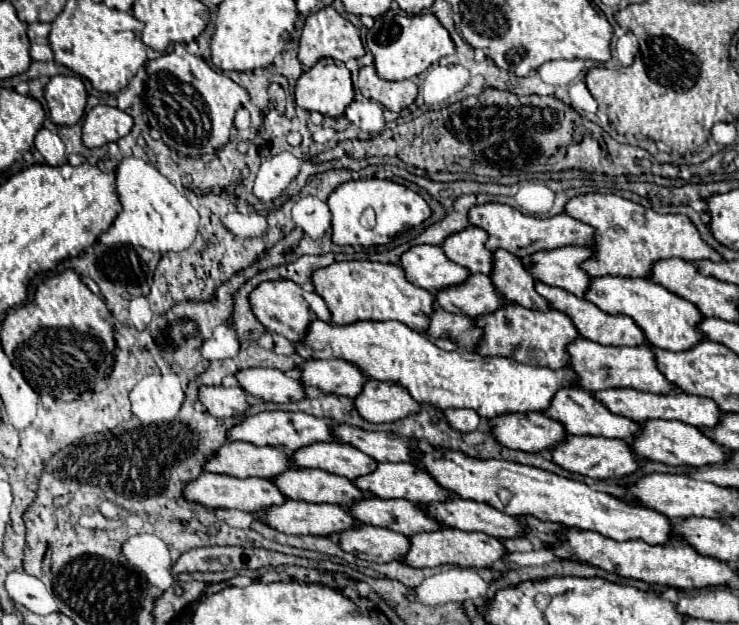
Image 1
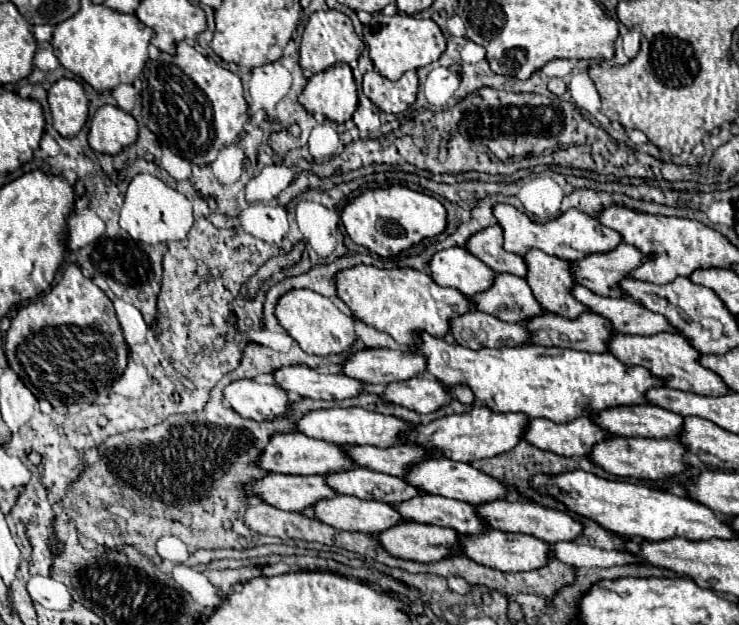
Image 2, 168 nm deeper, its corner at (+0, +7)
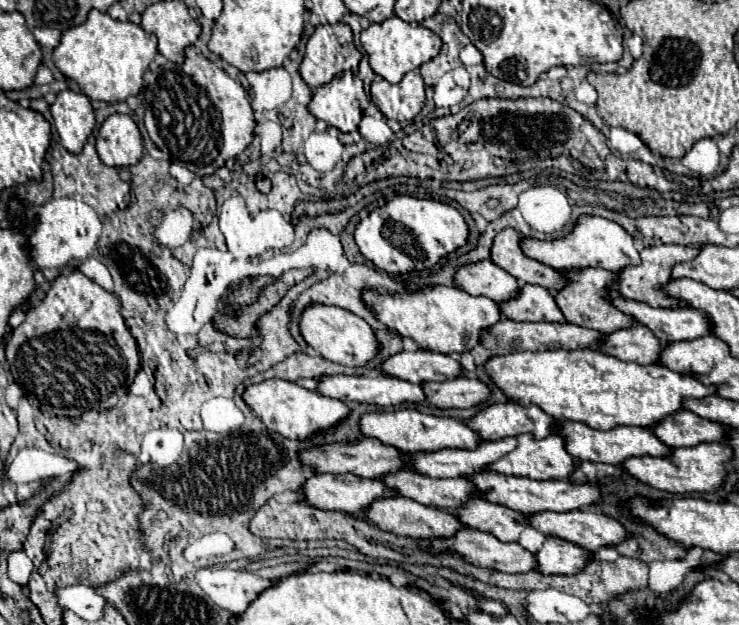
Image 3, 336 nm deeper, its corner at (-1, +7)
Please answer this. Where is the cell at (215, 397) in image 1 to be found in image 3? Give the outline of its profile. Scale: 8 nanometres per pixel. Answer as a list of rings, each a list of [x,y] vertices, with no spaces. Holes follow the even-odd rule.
[[[266,380],[262,384],[252,384],[244,392],[244,400],[270,430],[282,434],[284,438],[300,442],[308,440],[318,432],[328,432],[336,428],[338,424],[344,422],[344,418],[350,416],[350,408],[344,402],[322,396],[320,392],[306,390],[288,380]]]

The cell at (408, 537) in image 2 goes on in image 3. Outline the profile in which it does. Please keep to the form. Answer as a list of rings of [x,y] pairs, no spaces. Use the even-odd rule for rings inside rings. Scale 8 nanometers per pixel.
[[[468,528],[468,532],[460,532],[456,540],[428,540],[426,544],[432,544],[432,548],[456,548],[460,556],[468,556],[468,560],[472,560],[472,564],[480,564],[480,568],[510,574],[530,572],[538,566],[536,556],[518,542],[500,542],[496,536],[472,528]]]

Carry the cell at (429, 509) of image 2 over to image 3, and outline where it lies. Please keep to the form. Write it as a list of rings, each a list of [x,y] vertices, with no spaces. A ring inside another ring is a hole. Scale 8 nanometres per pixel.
[[[476,500],[476,504],[460,508],[460,520],[464,520],[468,528],[492,532],[498,540],[504,542],[518,542],[520,532],[530,526],[528,514],[510,510],[502,504],[492,504],[488,500]]]

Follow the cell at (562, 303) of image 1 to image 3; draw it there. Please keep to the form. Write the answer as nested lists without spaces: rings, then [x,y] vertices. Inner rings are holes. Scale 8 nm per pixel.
[[[612,298],[612,304],[620,308],[620,312],[632,316],[636,322],[648,326],[662,342],[682,342],[682,340],[696,340],[702,336],[712,334],[712,324],[706,312],[696,308],[652,308],[644,302],[626,300],[626,298]]]

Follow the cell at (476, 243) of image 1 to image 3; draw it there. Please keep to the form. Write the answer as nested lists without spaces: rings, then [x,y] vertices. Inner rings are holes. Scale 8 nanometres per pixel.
[[[512,228],[502,230],[494,238],[492,262],[510,272],[520,284],[538,284],[550,292],[558,292],[568,284],[568,278],[562,272],[528,258],[522,252],[520,244],[522,244],[520,232]]]

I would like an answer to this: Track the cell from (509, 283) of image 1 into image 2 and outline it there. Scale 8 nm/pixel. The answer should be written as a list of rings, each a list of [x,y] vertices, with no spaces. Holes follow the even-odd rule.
[[[535,248],[527,250],[523,260],[527,264],[525,280],[543,310],[565,318],[575,318],[587,310],[571,296],[571,284],[575,282],[569,272],[569,262],[547,256]]]

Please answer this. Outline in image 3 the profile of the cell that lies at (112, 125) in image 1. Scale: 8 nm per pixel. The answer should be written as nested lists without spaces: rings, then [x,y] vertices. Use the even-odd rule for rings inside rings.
[[[112,114],[96,136],[96,150],[106,166],[126,168],[142,158],[142,134],[128,114]]]

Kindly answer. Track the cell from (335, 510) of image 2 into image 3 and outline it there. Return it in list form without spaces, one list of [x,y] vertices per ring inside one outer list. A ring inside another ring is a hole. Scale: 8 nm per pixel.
[[[396,498],[396,500],[380,500],[380,504],[372,504],[372,508],[368,508],[368,512],[362,514],[370,524],[376,524],[378,528],[384,528],[396,536],[408,536],[408,538],[416,538],[416,540],[434,540],[434,538],[450,538],[454,536],[460,528],[464,528],[464,524],[460,522],[460,518],[448,510],[442,508],[432,508],[432,506],[424,506],[416,500],[410,498]]]

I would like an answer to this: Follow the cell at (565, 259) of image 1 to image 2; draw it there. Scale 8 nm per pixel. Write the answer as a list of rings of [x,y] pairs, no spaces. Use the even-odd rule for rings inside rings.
[[[621,242],[607,252],[587,254],[581,260],[569,262],[569,270],[577,284],[583,284],[599,296],[623,296],[617,288],[619,280],[643,262],[643,254],[637,248]]]

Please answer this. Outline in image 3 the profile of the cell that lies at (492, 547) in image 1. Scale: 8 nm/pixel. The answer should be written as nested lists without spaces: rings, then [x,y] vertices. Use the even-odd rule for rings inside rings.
[[[548,536],[542,550],[536,554],[538,570],[544,574],[578,574],[592,560],[592,552],[568,540]]]

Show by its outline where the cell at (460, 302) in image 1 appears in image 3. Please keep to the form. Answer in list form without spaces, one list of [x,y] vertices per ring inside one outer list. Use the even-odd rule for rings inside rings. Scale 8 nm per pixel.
[[[534,284],[522,286],[520,296],[516,300],[502,302],[500,308],[502,316],[516,322],[566,322],[554,296],[546,288]]]

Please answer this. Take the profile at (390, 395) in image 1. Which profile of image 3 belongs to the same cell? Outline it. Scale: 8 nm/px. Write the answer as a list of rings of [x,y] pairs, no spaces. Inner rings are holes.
[[[462,376],[456,380],[422,384],[428,402],[438,408],[472,408],[488,402],[490,388],[478,378]]]

